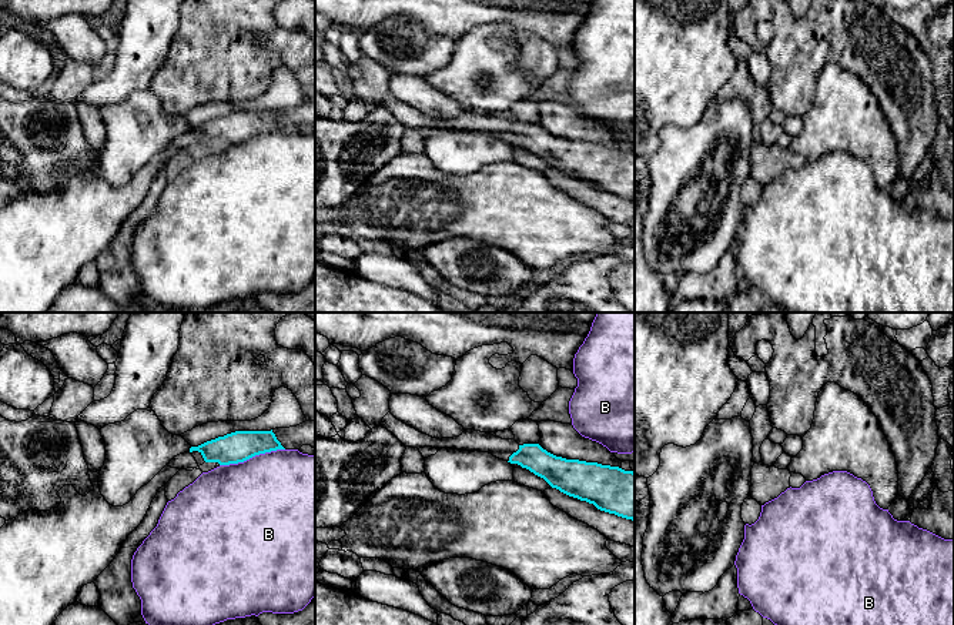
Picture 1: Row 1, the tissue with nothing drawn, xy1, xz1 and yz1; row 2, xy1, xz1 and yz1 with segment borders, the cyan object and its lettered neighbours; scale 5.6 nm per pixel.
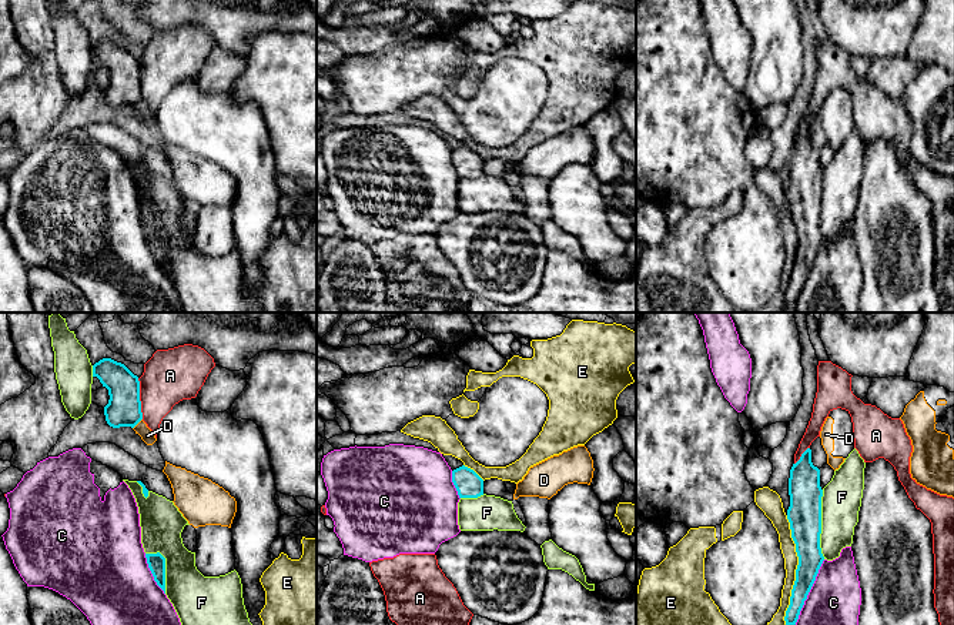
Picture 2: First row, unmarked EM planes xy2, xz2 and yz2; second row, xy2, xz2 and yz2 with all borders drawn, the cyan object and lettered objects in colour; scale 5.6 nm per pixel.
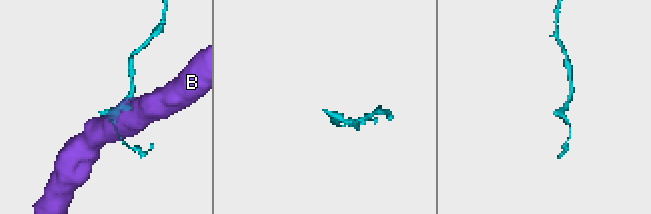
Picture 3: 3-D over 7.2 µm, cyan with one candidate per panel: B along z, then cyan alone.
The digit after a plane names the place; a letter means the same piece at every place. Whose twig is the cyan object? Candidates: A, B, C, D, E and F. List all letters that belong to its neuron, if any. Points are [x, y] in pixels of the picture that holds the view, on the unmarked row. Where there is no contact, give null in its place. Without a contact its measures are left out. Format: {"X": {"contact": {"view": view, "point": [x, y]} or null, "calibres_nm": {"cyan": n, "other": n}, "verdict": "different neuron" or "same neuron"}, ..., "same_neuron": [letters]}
{"A": {"contact": {"view": "xy2", "point": [139, 79]}, "calibres_nm": {"cyan": 190, "other": 300}, "verdict": "different neuron"}, "B": {"contact": {"view": "xy1", "point": [251, 137]}, "calibres_nm": {"cyan": 180, "other": 500}, "verdict": "different neuron"}, "C": {"contact": {"view": "yz2", "point": [809, 271]}, "calibres_nm": {"cyan": 140, "other": 360}, "verdict": "different neuron"}, "D": {"contact": {"view": "xy2", "point": [137, 103]}, "calibres_nm": {"cyan": 190, "other": 80}, "verdict": "different neuron"}, "E": {"contact": {"view": "yz2", "point": [796, 250]}, "calibres_nm": {"cyan": 180, "other": 90}, "verdict": "different neuron"}, "F": {"contact": {"view": "yz2", "point": [820, 204]}, "calibres_nm": {"cyan": 190, "other": 220}, "verdict": "different neuron"}, "same_neuron": []}

